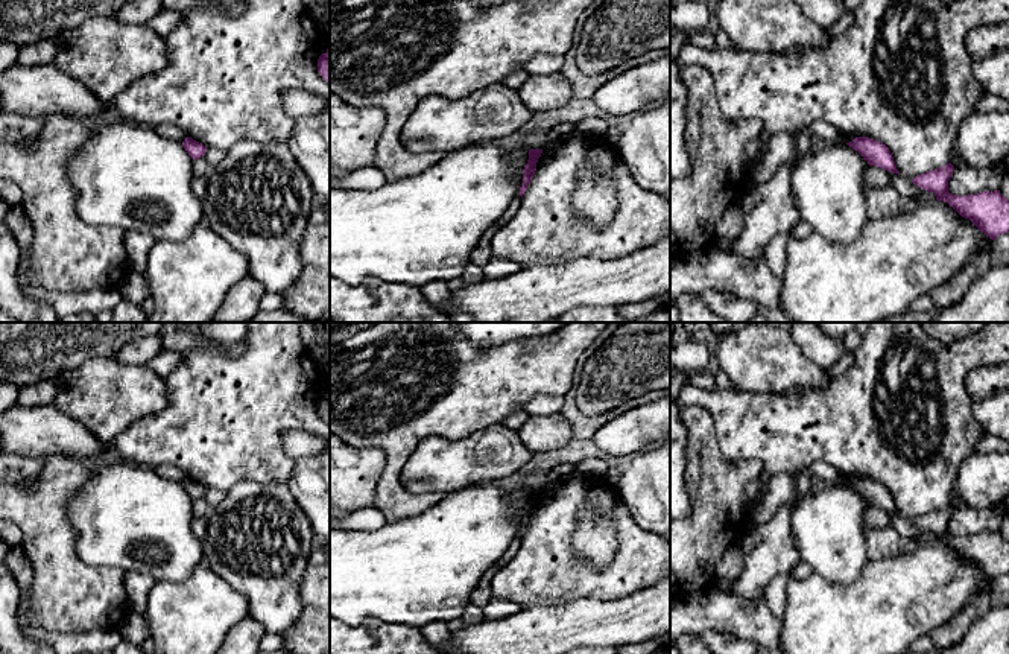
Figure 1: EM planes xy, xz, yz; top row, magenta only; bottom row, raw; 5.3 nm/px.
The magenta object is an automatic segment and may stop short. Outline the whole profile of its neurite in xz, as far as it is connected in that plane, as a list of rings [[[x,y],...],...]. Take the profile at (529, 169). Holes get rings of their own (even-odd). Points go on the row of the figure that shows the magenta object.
[[[530,149],[529,151],[529,160],[523,169],[523,184],[520,187],[520,196],[521,198],[523,198],[524,192],[527,190],[527,187],[532,181],[532,176],[536,170],[536,163],[538,163],[538,158],[541,157],[541,154],[542,154],[542,149]]]

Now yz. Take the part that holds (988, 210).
[[[948,163],[939,169],[915,176],[912,183],[932,192],[938,201],[947,202],[989,239],[995,240],[1000,234],[1009,233],[1009,199],[1000,190],[986,190],[965,196],[951,195],[948,192],[948,181],[953,170],[954,166]]]

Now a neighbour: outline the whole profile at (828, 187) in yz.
[[[845,143],[827,144],[798,161],[792,170],[790,189],[801,221],[833,242],[854,242],[869,221],[865,198],[868,166],[868,161]]]

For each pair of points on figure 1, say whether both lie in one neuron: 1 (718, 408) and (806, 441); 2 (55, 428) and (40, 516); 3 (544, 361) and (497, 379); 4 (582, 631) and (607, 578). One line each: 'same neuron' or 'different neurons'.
1: same neuron
2: different neurons
3: same neuron
4: different neurons

